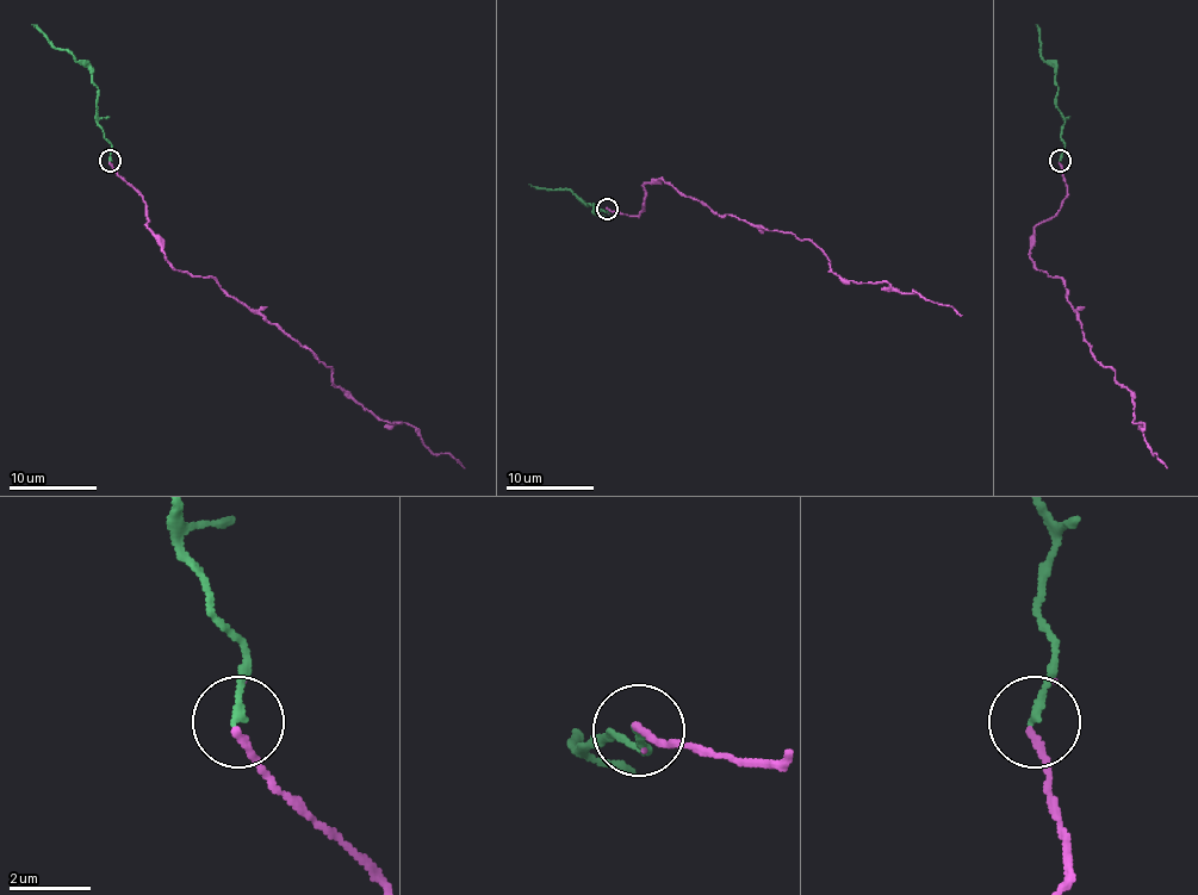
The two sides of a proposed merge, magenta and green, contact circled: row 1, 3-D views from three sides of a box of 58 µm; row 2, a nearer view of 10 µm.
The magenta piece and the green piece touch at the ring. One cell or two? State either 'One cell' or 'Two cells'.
One cell

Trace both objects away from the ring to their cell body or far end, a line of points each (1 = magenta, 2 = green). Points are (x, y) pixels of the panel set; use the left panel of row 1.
1: (111, 162), (177, 271), (259, 310), (365, 408), (409, 423), (464, 467)
2: (111, 160), (111, 142), (97, 123), (93, 74), (31, 25)

